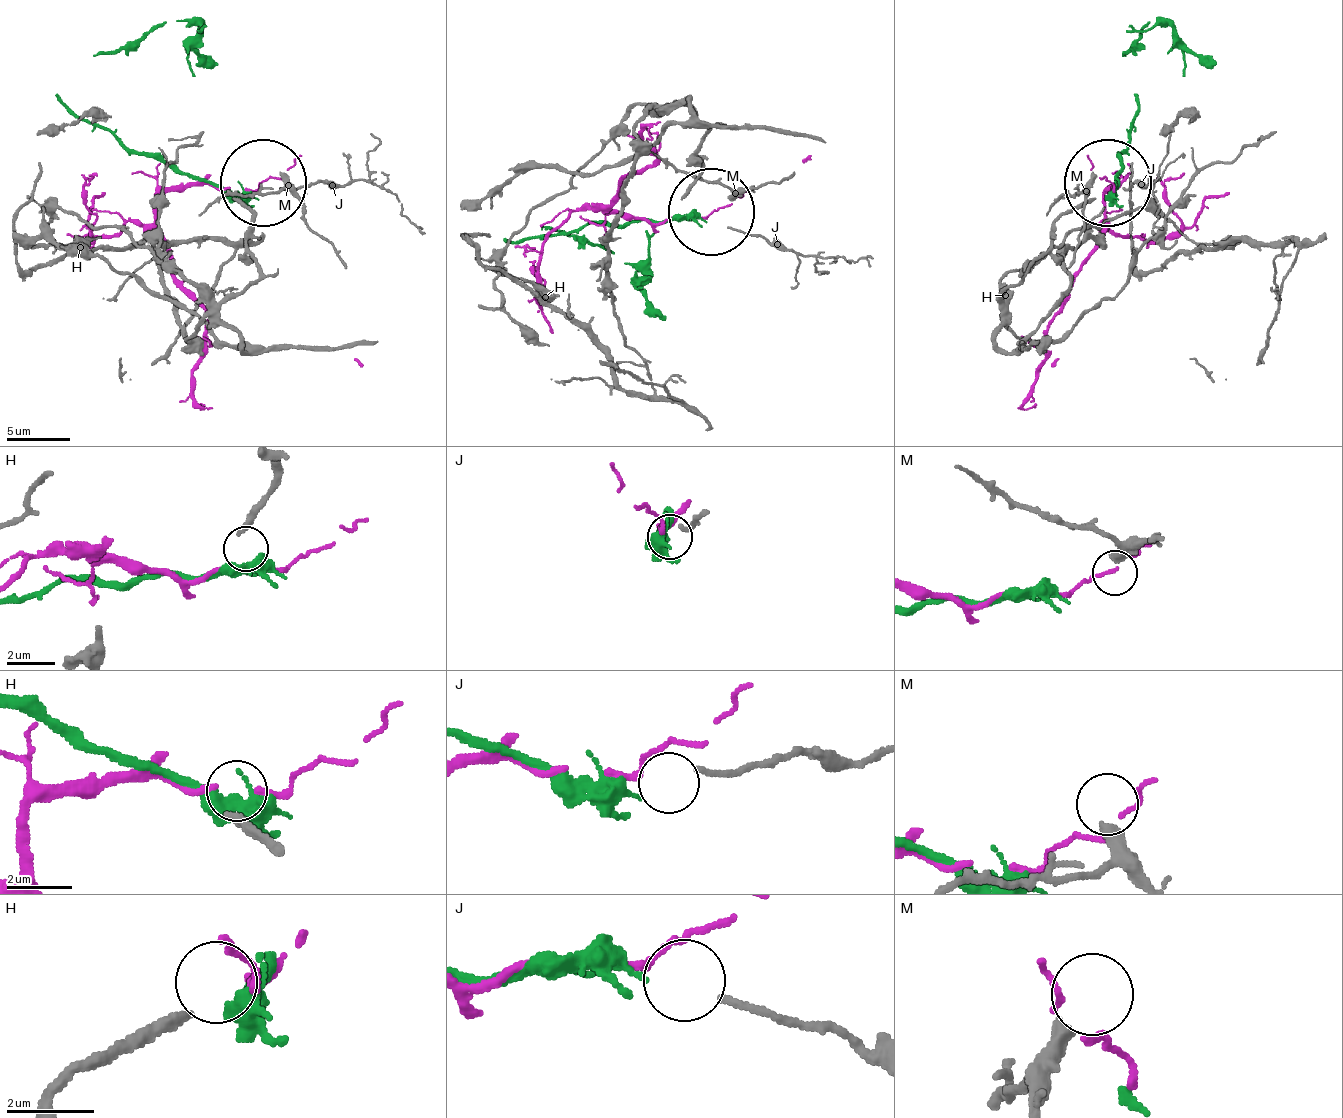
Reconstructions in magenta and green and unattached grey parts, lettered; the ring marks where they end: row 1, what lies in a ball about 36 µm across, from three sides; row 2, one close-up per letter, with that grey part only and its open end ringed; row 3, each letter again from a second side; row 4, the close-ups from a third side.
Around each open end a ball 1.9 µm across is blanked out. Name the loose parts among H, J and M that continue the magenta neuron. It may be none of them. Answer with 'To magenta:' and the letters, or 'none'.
To magenta: J

